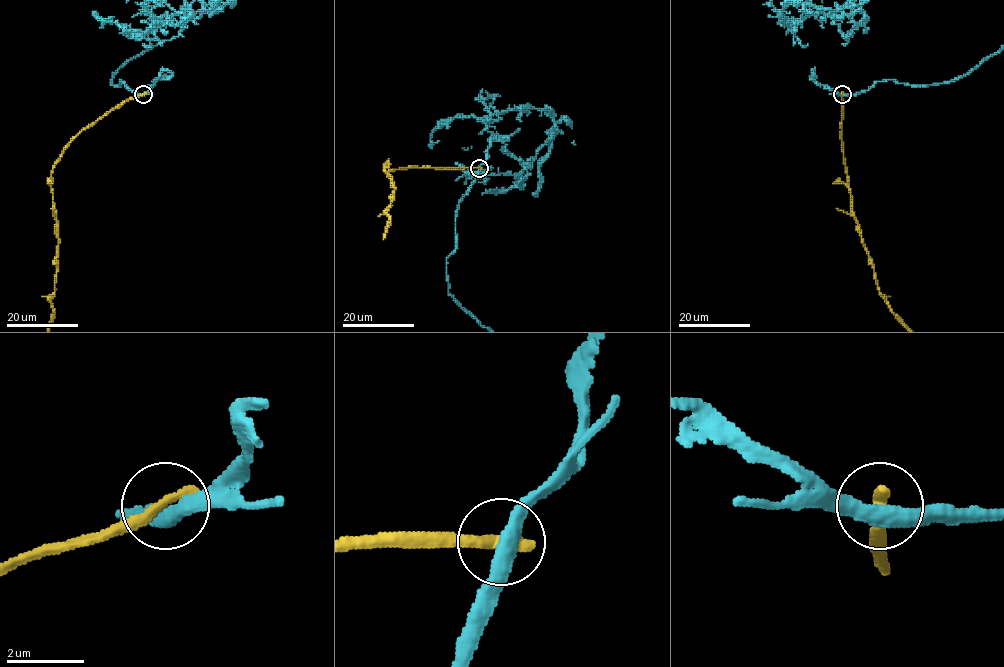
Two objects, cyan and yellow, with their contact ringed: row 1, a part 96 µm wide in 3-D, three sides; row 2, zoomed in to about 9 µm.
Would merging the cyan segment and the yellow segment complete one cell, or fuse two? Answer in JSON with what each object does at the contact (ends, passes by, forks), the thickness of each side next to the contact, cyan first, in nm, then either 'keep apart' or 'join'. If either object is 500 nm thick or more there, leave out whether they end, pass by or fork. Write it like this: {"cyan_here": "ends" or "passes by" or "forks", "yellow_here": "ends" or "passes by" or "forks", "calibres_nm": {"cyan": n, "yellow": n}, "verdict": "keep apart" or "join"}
{"cyan_here": "passes by", "yellow_here": "ends", "calibres_nm": {"cyan": 400, "yellow": 380}, "verdict": "keep apart"}

